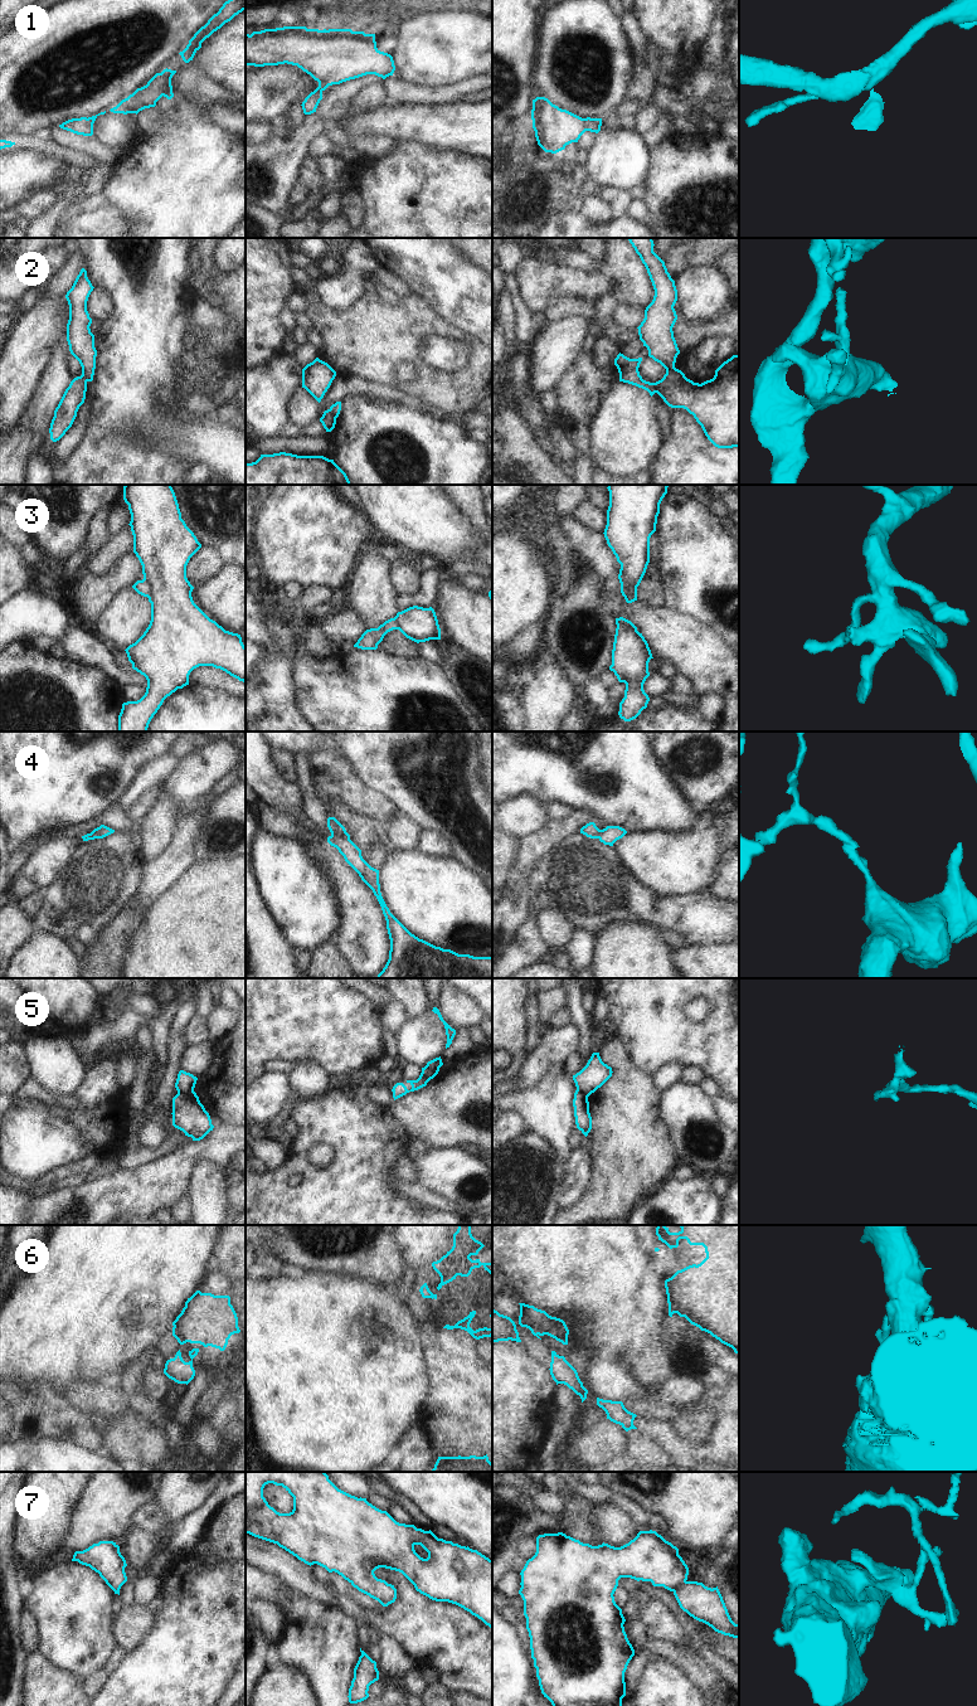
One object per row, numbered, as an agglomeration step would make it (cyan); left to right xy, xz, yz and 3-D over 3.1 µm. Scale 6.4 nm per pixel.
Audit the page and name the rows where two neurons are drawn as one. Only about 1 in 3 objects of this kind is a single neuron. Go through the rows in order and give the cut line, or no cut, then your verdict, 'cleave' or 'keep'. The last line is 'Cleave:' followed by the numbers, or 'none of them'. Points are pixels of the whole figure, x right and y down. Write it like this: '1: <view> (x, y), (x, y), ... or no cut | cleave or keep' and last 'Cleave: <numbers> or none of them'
1: no cut | keep
2: yz (675, 368), (664, 378) | cleave
3: xy (142, 579), (149, 586), (149, 597) | cleave
4: xz (331, 834), (349, 839) | cleave
5: xy (193, 1089), (178, 1093) | cleave
6: xz (421, 1287), (427, 1288) | cleave
7: yz (686, 1581), (674, 1592) | cleave
Cleave: 2, 3, 4, 5, 6, 7

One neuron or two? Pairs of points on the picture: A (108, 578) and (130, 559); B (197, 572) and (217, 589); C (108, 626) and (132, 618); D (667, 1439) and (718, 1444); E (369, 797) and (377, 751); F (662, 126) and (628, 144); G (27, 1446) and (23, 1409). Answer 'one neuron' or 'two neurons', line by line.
A: one neuron
B: two neurons
C: one neuron
D: one neuron
E: two neurons
F: two neurons
G: two neurons

